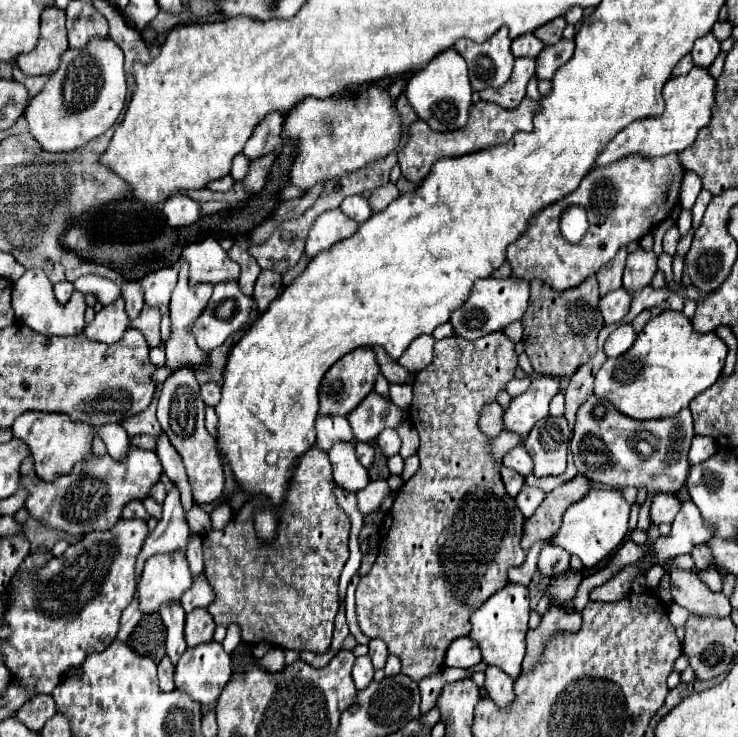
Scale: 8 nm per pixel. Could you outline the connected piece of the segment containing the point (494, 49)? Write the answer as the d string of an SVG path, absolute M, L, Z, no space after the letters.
M500 28L490 40L482 42L482 44L476 44L472 40L458 40L454 44L454 50L466 60L468 64L468 72L470 72L470 82L472 82L472 88L474 90L484 90L484 88L498 88L502 84L506 84L506 80L510 78L512 74L512 68L514 68L514 56L512 56L512 50L510 50L510 36L508 36L508 28Z

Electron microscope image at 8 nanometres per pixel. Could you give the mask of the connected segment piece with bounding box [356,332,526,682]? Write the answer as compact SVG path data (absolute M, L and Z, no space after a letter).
M492 332L492 334L488 334L484 338L476 338L476 340L464 340L460 336L452 336L452 338L444 338L444 340L436 342L432 364L428 364L424 370L420 370L412 382L414 400L412 400L408 412L410 412L410 424L420 434L420 448L418 448L420 468L402 486L402 492L398 490L394 506L390 508L390 512L386 514L386 518L380 526L378 558L376 558L372 570L360 578L358 588L356 588L356 618L358 618L360 630L368 638L382 638L388 644L388 652L398 656L402 662L402 674L410 676L414 682L420 682L422 678L440 672L444 666L444 650L448 650L448 644L452 644L452 640L456 640L460 636L468 636L468 632L472 630L470 614L474 612L476 606L480 606L480 604L474 604L472 600L482 600L482 602L488 600L494 592L498 592L500 588L504 588L508 584L508 568L520 566L526 560L526 552L520 548L520 538L522 538L522 530L524 530L524 514L516 508L514 498L508 496L504 482L500 480L502 462L492 456L492 438L486 436L478 426L482 408L488 402L496 402L498 394L506 390L506 384L514 378L516 366L518 366L518 356L514 352L514 342L504 332Z

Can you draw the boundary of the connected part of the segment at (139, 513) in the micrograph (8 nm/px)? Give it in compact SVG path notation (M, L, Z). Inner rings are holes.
M132 500L132 502L128 502L128 504L124 506L122 518L144 518L144 520L148 520L150 516L146 514L146 510L144 510L144 506L142 506L140 500Z

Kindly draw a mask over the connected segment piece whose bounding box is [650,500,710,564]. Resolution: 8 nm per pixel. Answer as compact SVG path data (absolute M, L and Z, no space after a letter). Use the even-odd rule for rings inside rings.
M692 500L682 502L682 508L672 524L668 536L660 536L650 550L656 552L656 564L664 564L668 558L678 554L688 554L692 546L708 542L710 530L702 524L698 506Z

